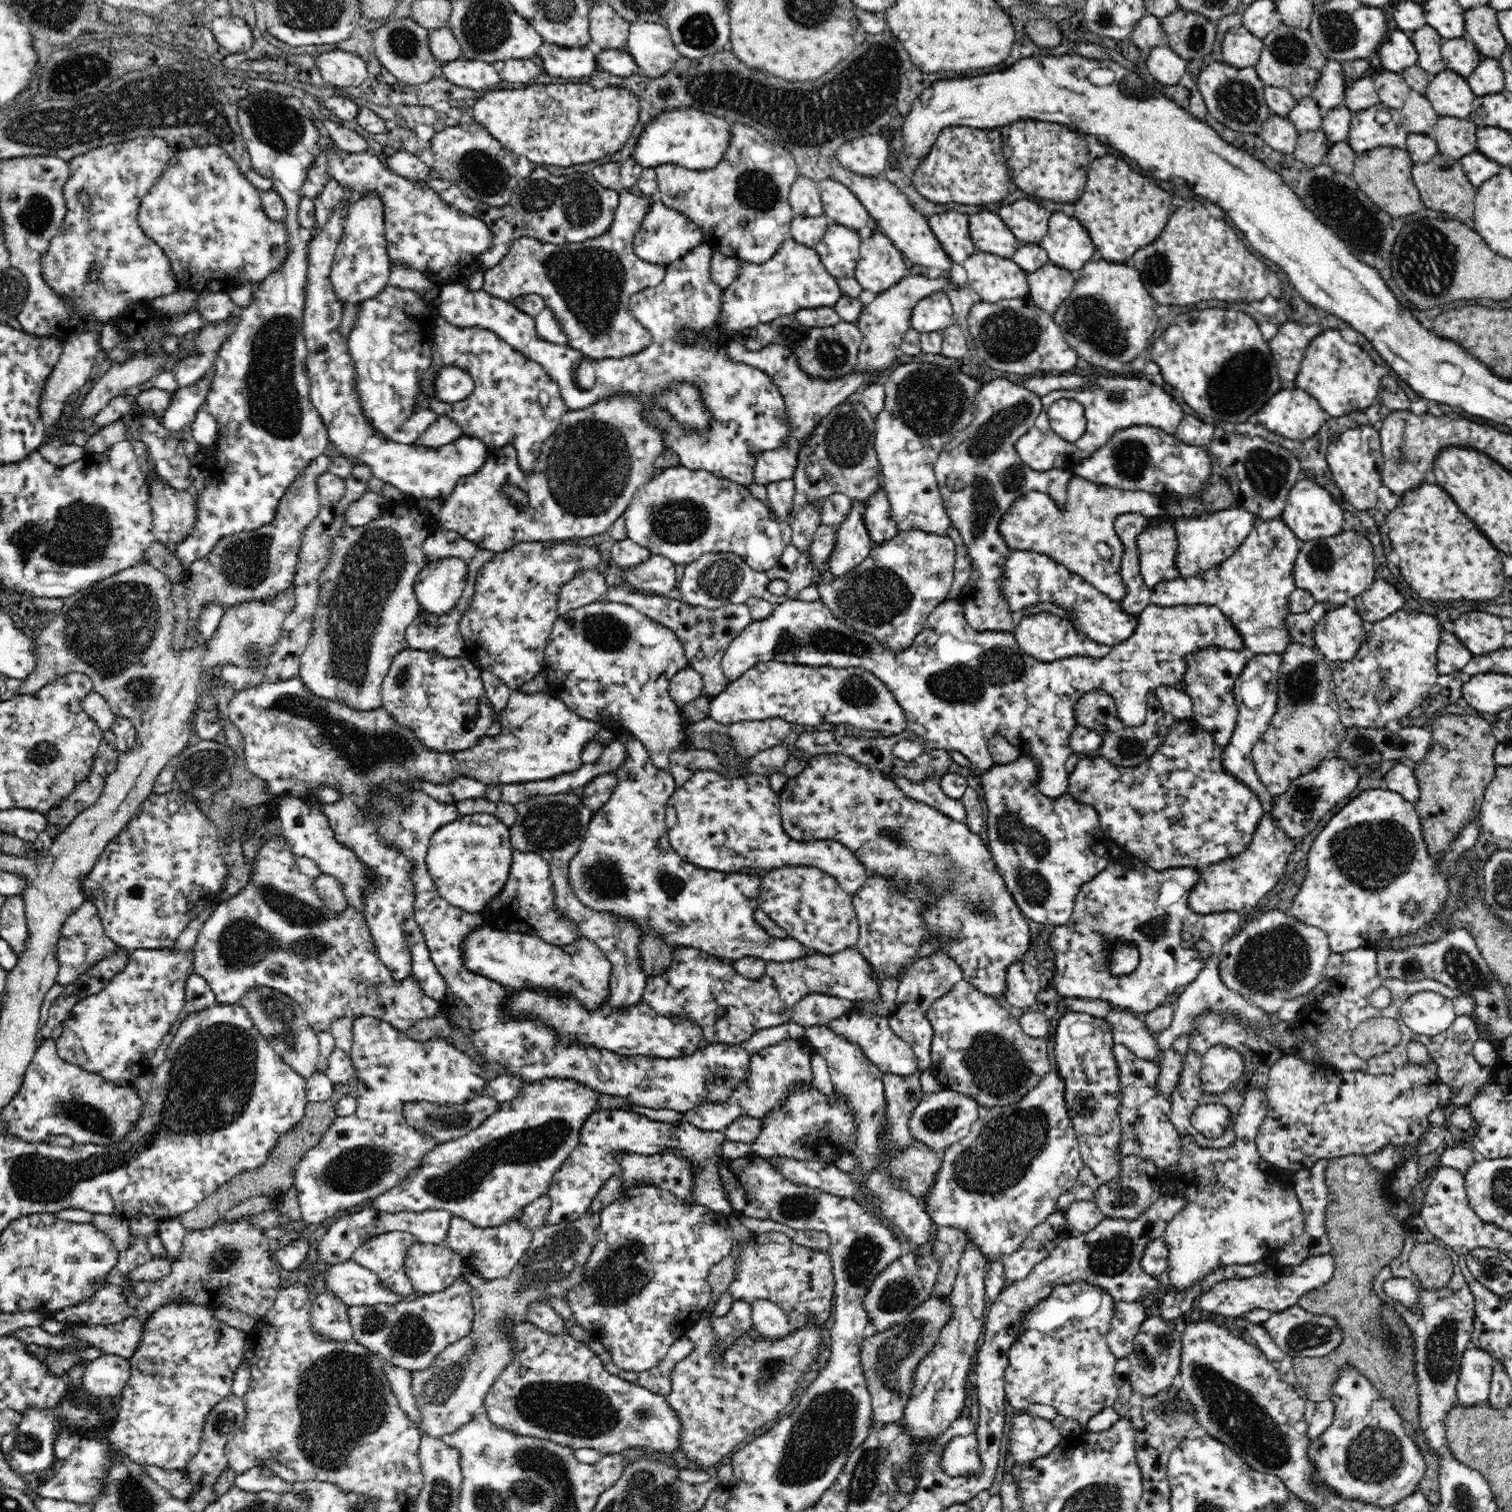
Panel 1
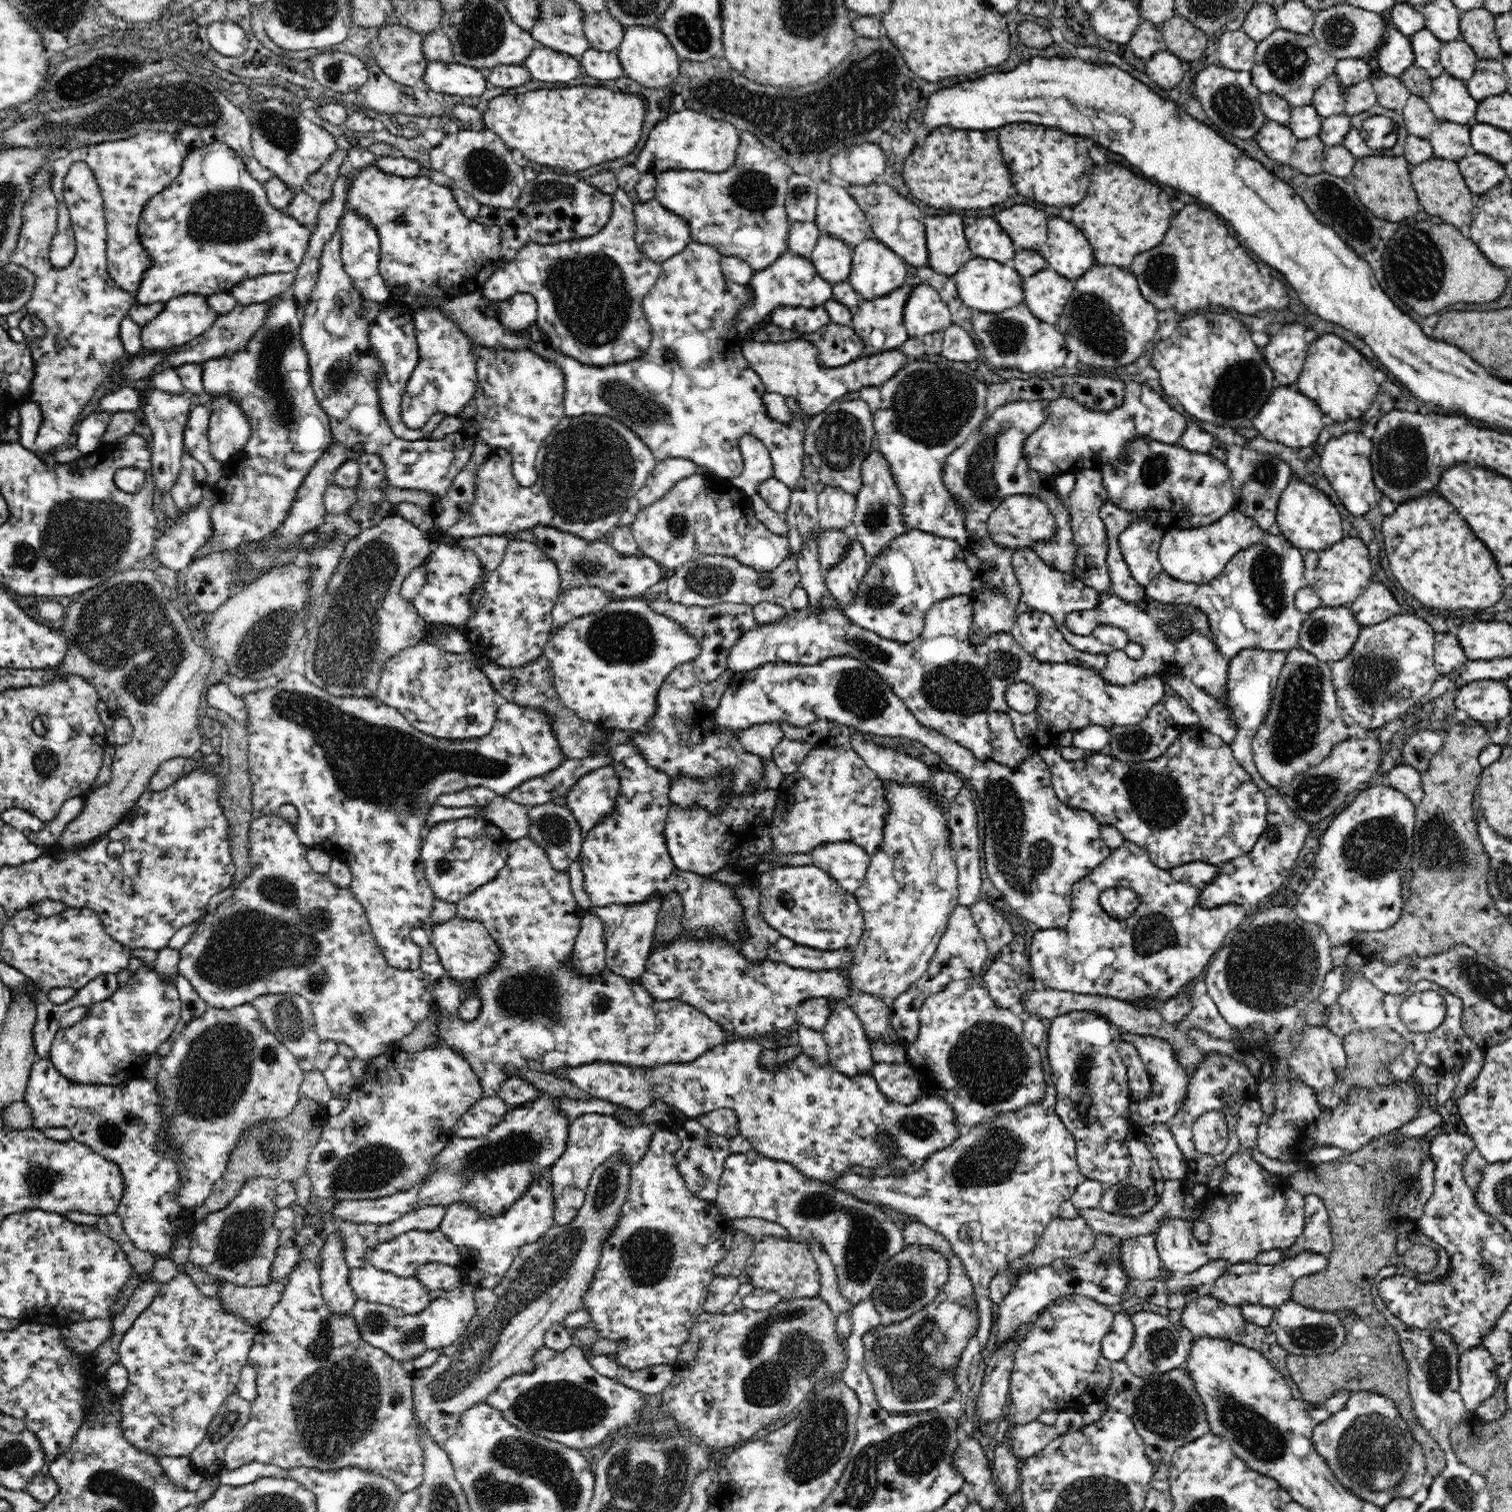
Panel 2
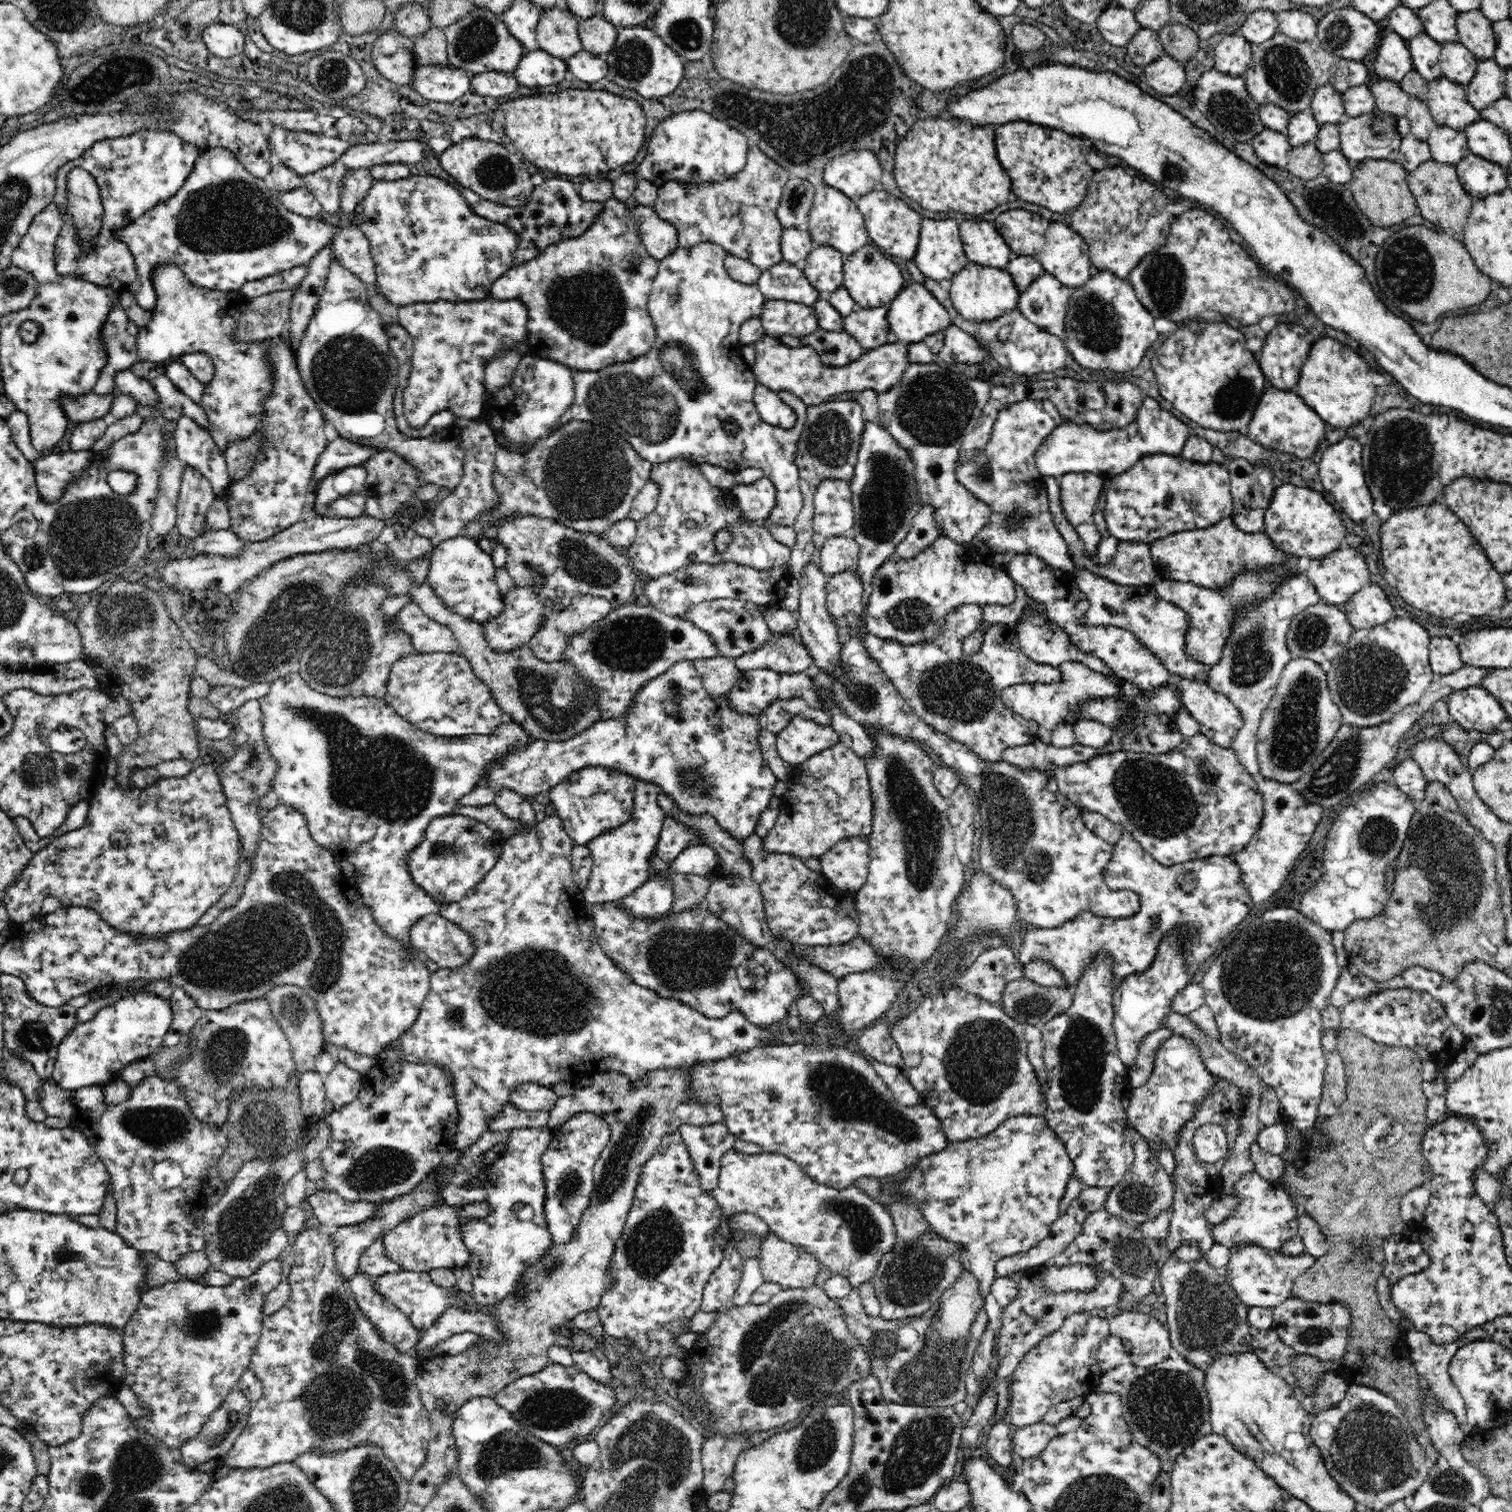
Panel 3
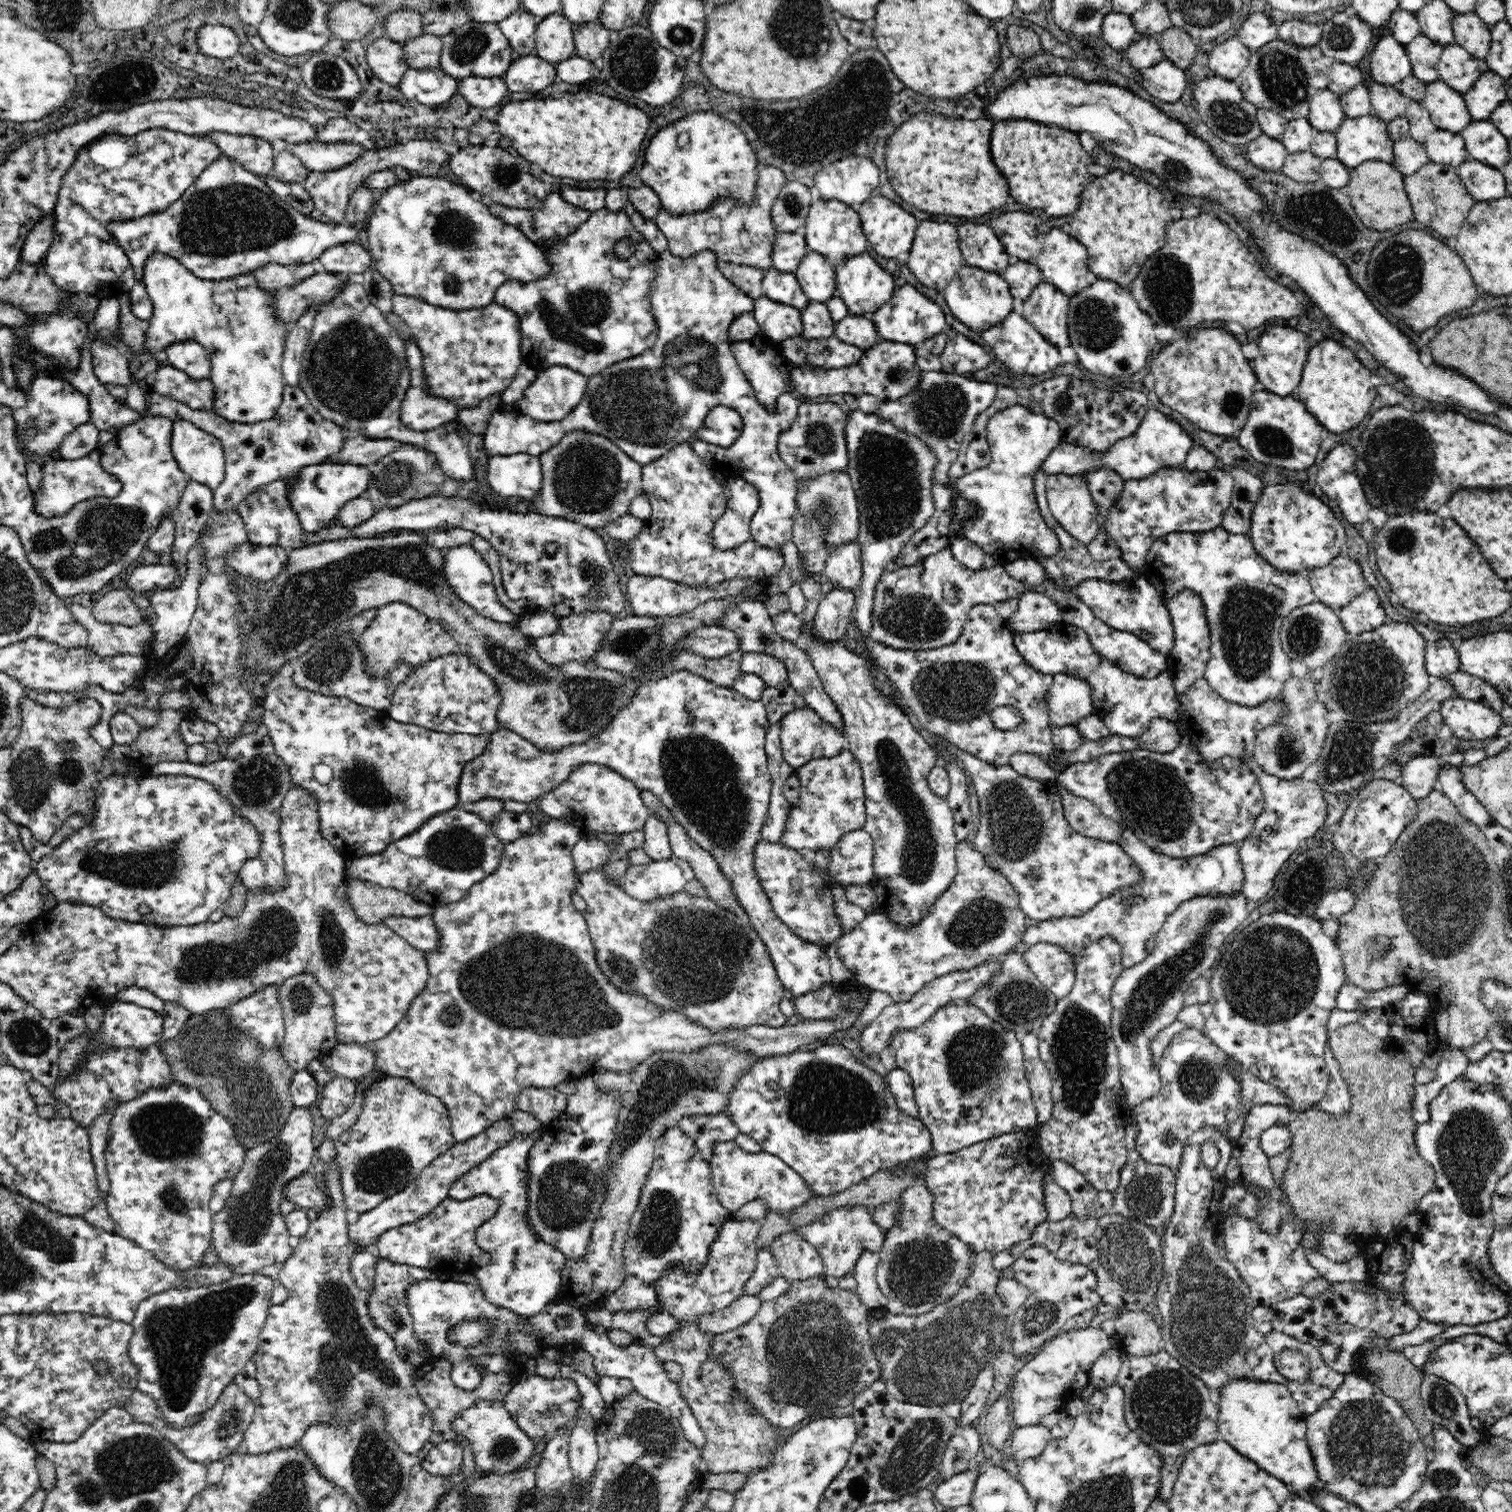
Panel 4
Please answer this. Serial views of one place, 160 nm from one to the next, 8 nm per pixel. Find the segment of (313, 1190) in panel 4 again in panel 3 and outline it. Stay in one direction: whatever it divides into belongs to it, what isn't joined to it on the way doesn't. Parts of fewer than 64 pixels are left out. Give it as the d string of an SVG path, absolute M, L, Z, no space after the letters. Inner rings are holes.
M318 1189L307 1197L307 1201L321 1224L329 1231L341 1226L357 1225L376 1216L377 1204L350 1202L328 1189Z

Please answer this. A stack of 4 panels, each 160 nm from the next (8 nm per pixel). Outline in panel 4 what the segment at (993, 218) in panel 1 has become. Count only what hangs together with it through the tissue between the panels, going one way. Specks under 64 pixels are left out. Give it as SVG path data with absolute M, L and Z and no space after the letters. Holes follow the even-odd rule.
M964 223L957 226L957 234L966 265L1002 275L1013 261L988 224Z

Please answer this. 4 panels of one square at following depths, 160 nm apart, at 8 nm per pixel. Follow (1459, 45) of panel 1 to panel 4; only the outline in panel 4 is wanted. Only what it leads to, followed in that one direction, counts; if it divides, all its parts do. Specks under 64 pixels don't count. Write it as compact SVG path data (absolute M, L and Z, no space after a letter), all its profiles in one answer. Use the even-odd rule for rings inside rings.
M1444 45L1437 64L1439 78L1460 93L1466 93L1486 67L1485 59L1474 58L1466 49Z

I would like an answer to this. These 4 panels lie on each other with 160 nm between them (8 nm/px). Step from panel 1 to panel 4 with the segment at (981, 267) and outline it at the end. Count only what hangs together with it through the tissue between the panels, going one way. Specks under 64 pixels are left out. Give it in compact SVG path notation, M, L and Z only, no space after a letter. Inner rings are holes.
M964 265L955 274L953 280L945 286L942 293L954 317L964 323L964 326L970 328L970 330L982 332L1001 323L1005 316L1013 311L1013 298L1009 290L1010 287L1003 275Z

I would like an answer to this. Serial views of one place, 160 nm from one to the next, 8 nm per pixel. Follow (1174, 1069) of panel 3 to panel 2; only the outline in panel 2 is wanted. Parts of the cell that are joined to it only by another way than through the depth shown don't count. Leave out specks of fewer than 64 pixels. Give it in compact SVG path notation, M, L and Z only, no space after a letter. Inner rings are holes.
M1121 1029L1120 1037L1122 1041L1130 1042L1131 1045L1139 1052L1139 1057L1145 1063L1146 1069L1149 1072L1151 1081L1150 1095L1140 1102L1131 1102L1129 1104L1129 1121L1137 1126L1146 1127L1148 1124L1162 1123L1165 1125L1171 1124L1174 1116L1178 1114L1179 1108L1182 1106L1184 1099L1187 1097L1187 1087L1190 1086L1191 1076L1195 1073L1190 1073L1188 1069L1184 1069L1176 1057L1176 1052L1172 1049L1172 1046L1167 1040L1163 1038L1153 1037L1150 1035L1133 1035L1132 1033L1126 1033Z

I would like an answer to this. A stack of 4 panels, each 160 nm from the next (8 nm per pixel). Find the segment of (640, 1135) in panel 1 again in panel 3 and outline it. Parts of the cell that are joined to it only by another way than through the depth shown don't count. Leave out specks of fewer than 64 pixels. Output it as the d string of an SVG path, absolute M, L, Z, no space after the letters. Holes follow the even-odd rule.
M595 1113L574 1114L567 1122L551 1129L552 1142L542 1154L542 1177L546 1188L545 1219L552 1242L567 1243L575 1233L582 1214L594 1194L593 1168L609 1143L611 1128Z

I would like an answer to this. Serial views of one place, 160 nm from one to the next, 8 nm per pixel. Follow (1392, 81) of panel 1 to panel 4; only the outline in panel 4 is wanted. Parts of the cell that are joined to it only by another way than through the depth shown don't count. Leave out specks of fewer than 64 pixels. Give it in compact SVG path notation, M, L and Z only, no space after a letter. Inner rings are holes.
M1374 83L1368 86L1372 115L1388 123L1396 118L1404 117L1408 98L1404 97L1395 87Z

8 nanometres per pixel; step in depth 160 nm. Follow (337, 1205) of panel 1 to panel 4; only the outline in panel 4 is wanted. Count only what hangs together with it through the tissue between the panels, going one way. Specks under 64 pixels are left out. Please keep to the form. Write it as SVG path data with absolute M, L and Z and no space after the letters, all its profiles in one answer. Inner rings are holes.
M383 1075L364 1098L364 1110L356 1124L342 1132L334 1144L339 1164L339 1180L342 1182L345 1204L348 1210L359 1215L374 1208L382 1200L398 1194L420 1176L428 1164L457 1142L451 1131L448 1110L441 1099L426 1094L406 1078Z

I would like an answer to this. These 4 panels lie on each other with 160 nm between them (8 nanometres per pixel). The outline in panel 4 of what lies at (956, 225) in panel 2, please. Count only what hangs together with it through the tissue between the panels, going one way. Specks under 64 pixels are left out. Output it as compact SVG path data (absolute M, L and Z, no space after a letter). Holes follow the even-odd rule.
M921 220L915 230L915 238L909 253L907 267L925 287L941 291L953 280L966 261L962 256L957 226L950 222Z

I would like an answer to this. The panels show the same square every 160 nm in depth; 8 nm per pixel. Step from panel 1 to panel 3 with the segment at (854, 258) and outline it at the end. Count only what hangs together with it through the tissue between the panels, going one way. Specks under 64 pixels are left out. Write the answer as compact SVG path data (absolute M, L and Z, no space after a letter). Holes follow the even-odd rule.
M814 246L802 272L822 298L843 284L844 255L830 246Z

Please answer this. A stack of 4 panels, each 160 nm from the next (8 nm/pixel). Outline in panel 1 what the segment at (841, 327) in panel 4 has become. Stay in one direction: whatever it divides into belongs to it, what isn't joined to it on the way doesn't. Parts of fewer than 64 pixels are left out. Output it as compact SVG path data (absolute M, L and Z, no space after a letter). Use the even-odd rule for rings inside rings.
M910 275L876 295L869 304L862 306L856 325L863 337L857 354L855 370L880 374L884 368L888 368L888 365L899 356L904 335L911 329L909 320L918 300L929 297L938 290L944 291L944 288L948 288L946 279L940 279L940 277L928 279L924 275Z

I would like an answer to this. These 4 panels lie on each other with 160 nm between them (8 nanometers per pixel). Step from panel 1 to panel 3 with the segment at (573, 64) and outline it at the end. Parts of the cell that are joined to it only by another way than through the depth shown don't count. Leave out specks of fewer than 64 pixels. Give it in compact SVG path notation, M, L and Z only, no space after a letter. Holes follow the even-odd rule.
M545 50L527 51L521 58L512 76L528 89L559 84L566 76L566 62L548 54Z

